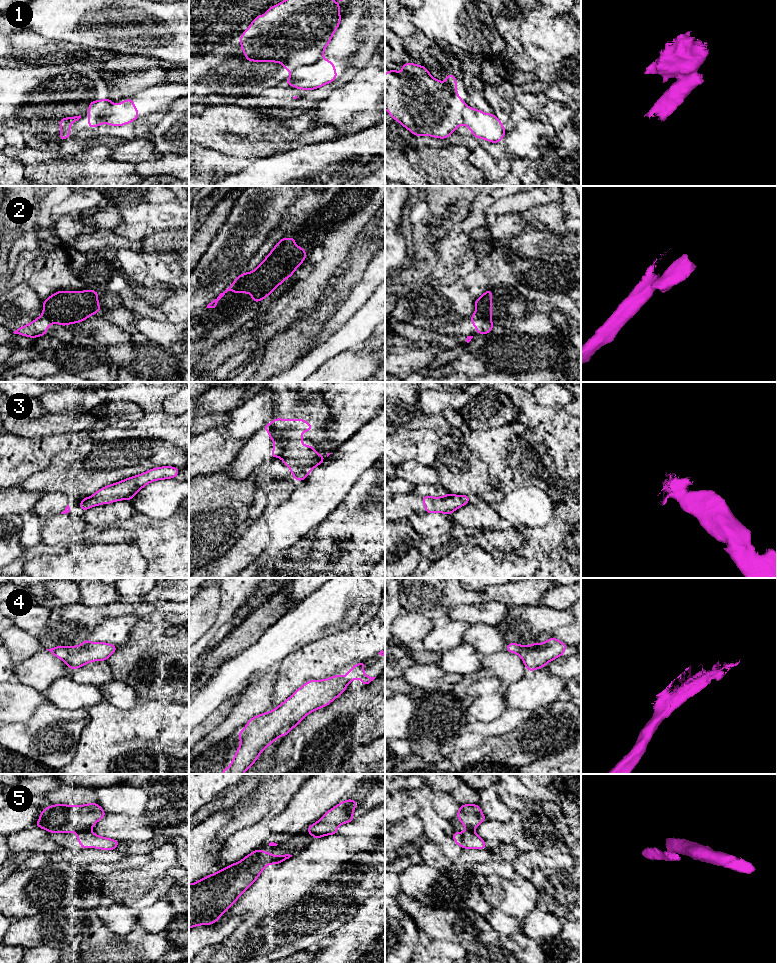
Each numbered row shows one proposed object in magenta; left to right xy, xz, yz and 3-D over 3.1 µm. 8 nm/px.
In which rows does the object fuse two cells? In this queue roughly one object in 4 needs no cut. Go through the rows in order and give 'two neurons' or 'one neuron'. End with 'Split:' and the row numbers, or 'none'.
1: two neurons
2: two neurons
3: one neuron
4: one neuron
5: two neurons
Split: 1, 2, 5

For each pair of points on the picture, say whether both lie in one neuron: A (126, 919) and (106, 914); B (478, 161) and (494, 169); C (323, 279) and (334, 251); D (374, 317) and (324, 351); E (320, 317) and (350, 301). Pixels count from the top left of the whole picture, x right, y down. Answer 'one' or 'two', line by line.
A: one
B: one
C: one
D: one
E: two

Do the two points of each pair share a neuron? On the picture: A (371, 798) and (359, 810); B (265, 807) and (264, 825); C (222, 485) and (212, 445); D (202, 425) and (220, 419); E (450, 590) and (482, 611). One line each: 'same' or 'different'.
A: same
B: different
C: different
D: same
E: different

